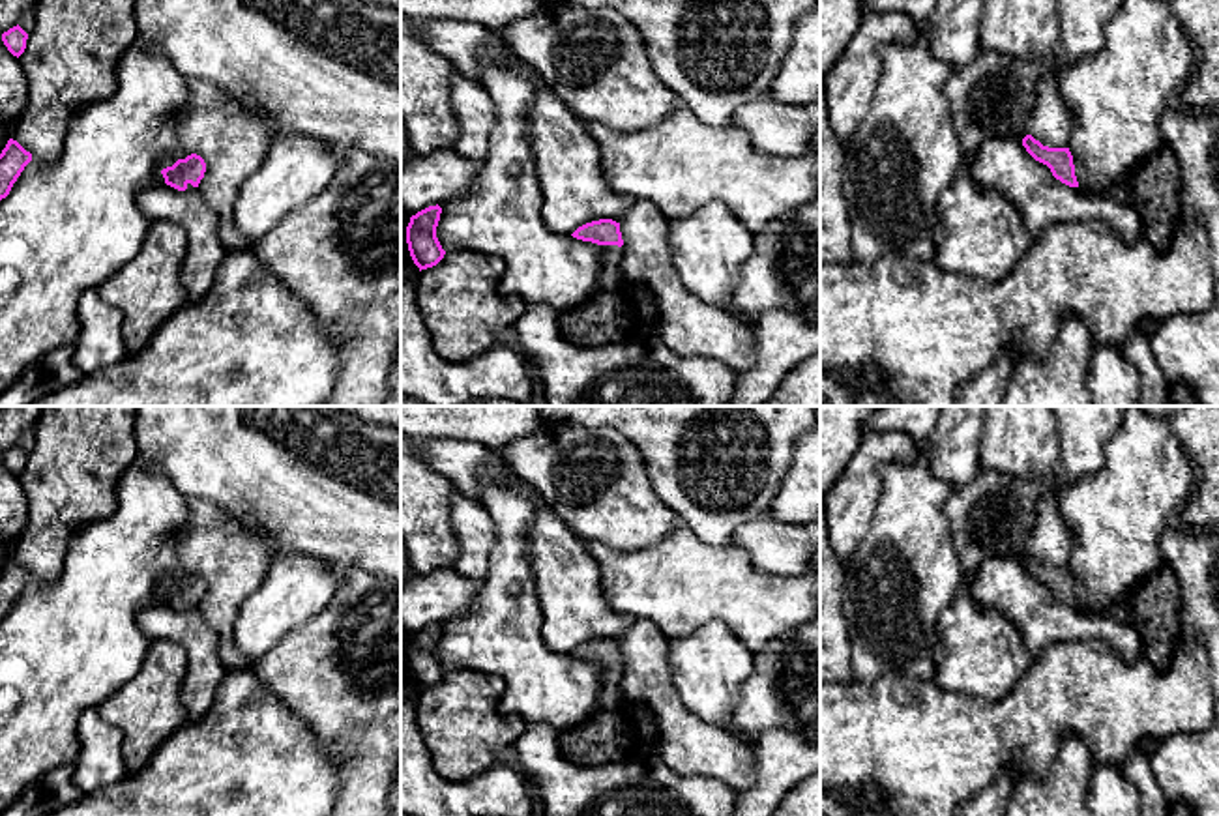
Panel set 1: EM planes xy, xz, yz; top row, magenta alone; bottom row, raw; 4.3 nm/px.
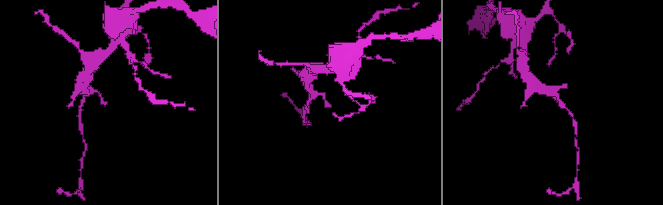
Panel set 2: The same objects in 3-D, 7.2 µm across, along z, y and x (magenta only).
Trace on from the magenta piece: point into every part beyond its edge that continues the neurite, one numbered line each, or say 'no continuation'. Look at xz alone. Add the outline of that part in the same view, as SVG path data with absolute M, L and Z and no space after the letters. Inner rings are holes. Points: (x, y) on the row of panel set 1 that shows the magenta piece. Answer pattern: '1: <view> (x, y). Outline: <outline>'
1: xz (611, 279). Outline: M603 245L603 247L605 247L605 258L603 258L601 277L599 277L599 290L627 292L627 283L620 273L624 247L618 245Z

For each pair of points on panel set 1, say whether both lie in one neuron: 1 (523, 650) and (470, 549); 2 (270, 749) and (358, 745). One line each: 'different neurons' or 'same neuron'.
1: different neurons
2: different neurons

